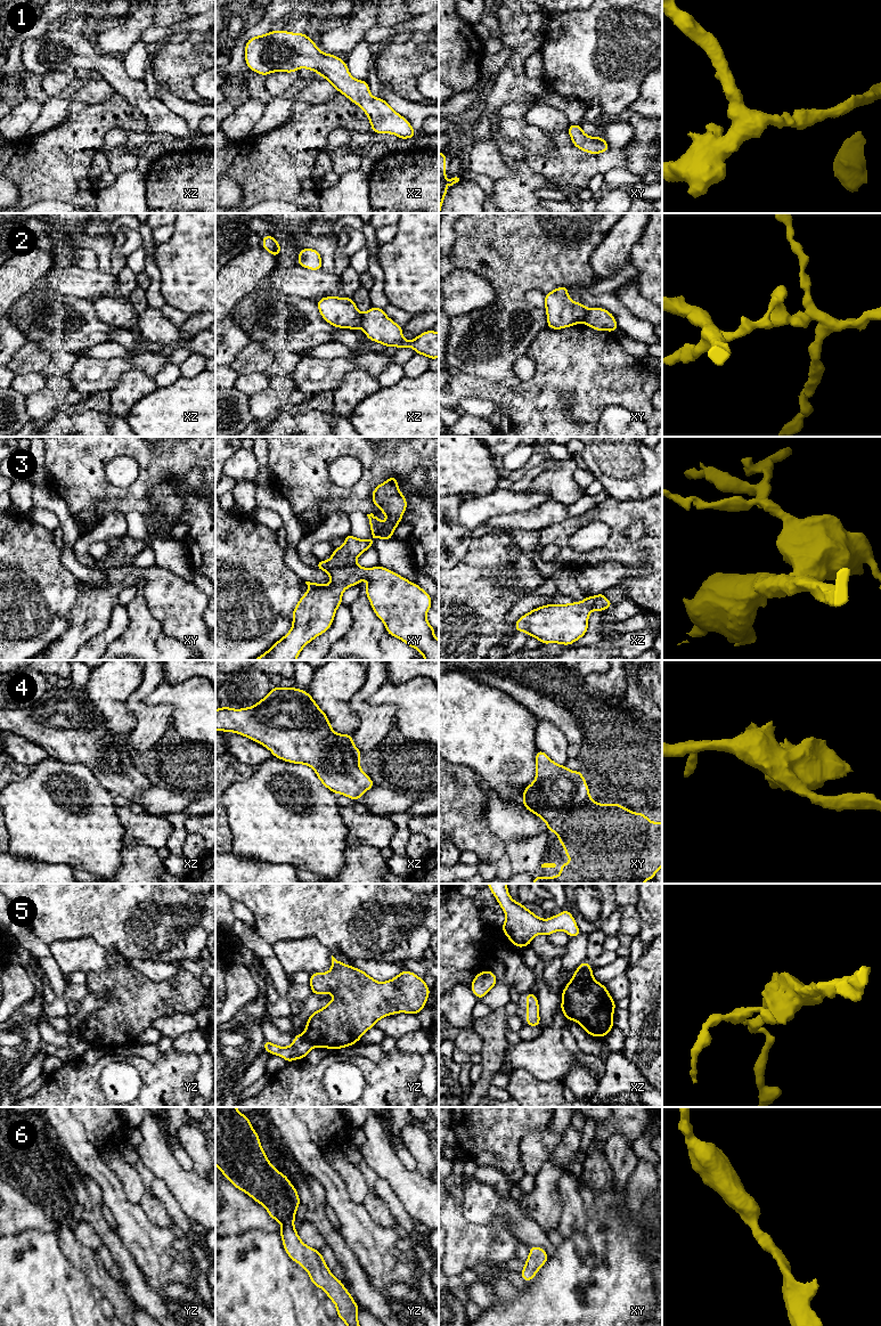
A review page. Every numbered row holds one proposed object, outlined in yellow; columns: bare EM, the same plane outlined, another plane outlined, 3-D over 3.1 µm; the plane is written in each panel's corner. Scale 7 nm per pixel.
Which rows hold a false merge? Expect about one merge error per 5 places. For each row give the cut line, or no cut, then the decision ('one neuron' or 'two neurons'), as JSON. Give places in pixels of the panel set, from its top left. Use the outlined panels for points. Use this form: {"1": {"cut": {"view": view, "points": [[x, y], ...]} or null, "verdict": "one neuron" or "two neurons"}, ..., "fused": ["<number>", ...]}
{"1": {"cut": null, "verdict": "one neuron"}, "2": {"cut": {"view": "xz", "points": [[362, 314], [360, 326]]}, "verdict": "two neurons"}, "3": {"cut": null, "verdict": "one neuron"}, "4": {"cut": null, "verdict": "one neuron"}, "5": {"cut": {"view": "xz", "points": [[573, 976], [590, 977]]}, "verdict": "two neurons"}, "6": {"cut": null, "verdict": "one neuron"}, "fused": ["2", "5"]}

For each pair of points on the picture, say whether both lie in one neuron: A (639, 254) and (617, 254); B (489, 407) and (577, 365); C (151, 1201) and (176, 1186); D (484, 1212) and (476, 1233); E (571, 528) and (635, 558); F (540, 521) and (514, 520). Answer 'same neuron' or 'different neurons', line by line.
A: different neurons
B: different neurons
C: different neurons
D: different neurons
E: same neuron
F: same neuron

